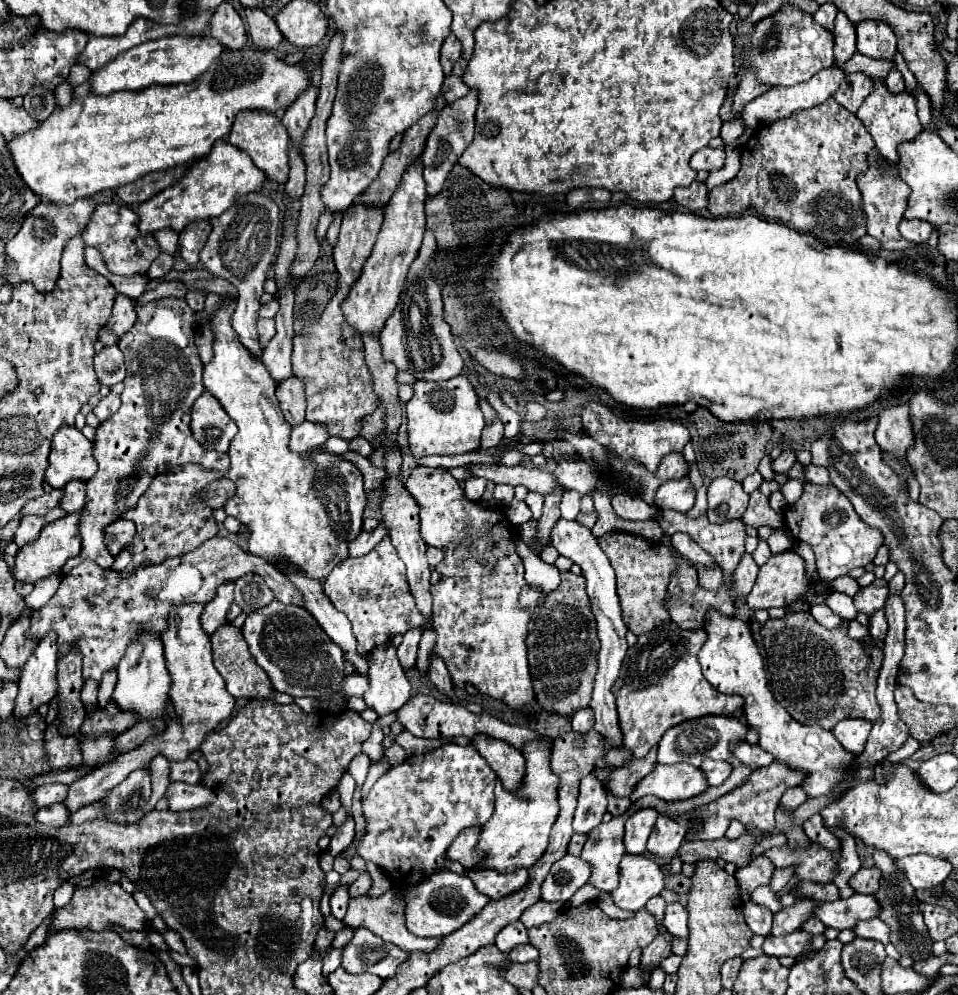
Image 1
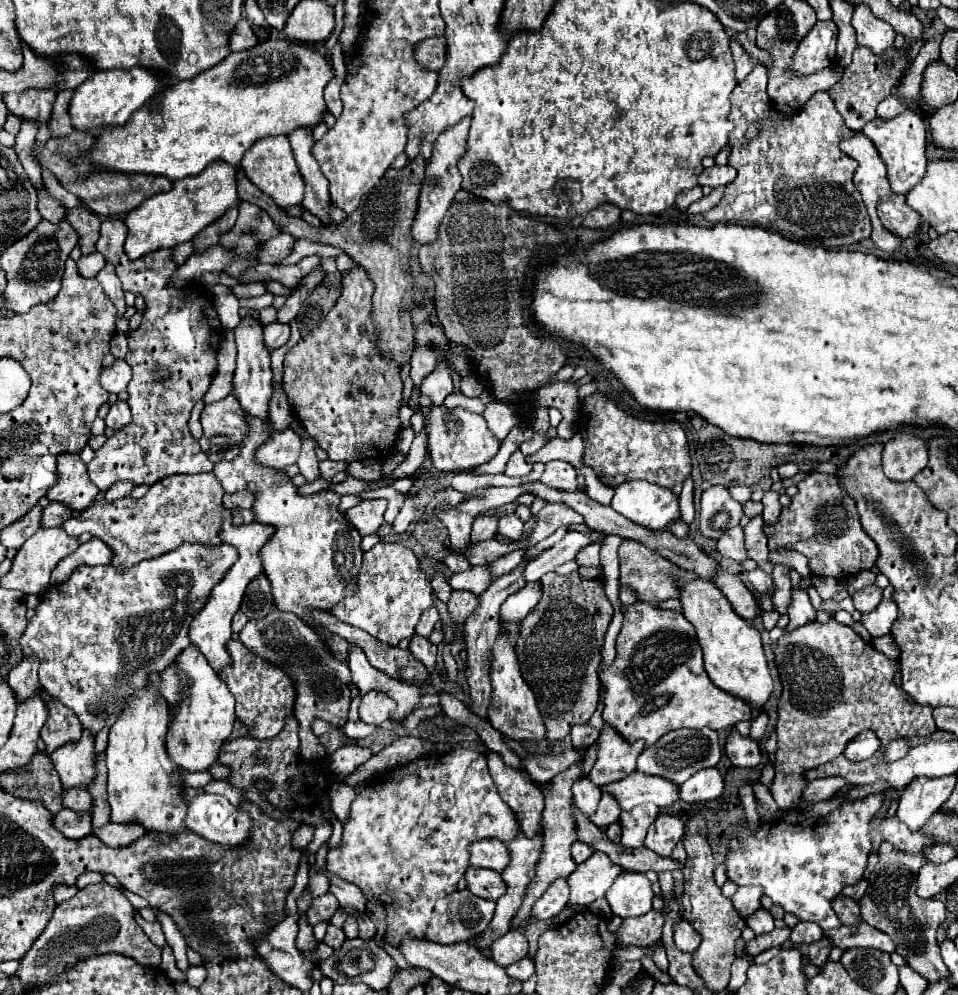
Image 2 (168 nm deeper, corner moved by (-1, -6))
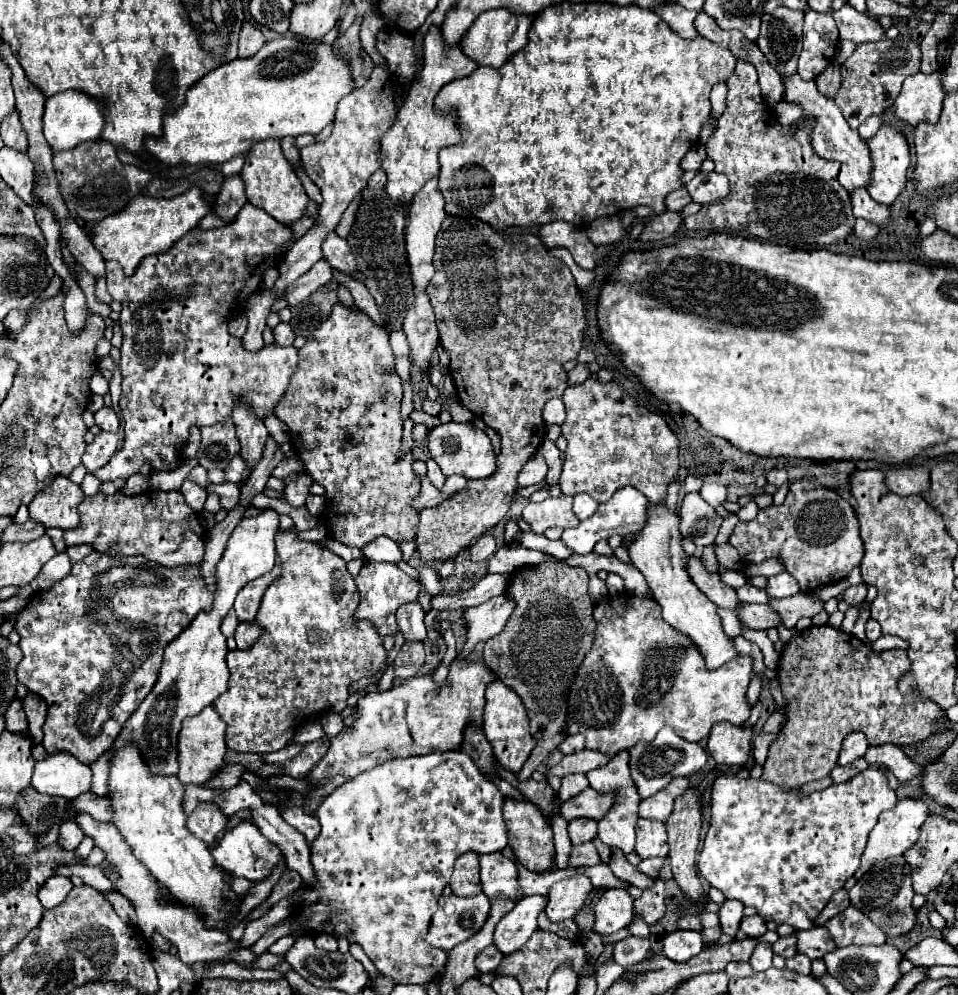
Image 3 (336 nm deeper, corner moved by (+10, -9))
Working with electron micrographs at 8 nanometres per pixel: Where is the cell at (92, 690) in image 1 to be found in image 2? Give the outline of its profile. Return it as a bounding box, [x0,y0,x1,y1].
[50,728,96,788]

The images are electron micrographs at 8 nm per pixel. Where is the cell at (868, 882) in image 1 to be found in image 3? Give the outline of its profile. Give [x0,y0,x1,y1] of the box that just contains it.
[815,889,851,927]

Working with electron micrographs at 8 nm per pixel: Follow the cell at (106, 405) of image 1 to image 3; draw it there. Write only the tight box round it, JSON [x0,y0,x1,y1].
[95,407,119,431]

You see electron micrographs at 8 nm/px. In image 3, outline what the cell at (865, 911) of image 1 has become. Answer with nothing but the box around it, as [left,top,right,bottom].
[699,769,897,929]

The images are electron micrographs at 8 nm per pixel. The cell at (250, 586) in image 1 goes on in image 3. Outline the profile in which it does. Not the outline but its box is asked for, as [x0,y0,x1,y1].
[235,557,281,621]

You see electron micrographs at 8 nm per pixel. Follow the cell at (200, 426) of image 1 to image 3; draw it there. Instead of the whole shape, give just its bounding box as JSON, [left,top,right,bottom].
[197,419,241,469]

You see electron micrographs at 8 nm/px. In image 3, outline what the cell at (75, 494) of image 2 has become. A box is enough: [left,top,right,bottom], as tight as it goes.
[29,477,85,529]

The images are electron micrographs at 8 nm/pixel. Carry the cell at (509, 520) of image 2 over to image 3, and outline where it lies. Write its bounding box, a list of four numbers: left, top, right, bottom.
[469,533,497,561]

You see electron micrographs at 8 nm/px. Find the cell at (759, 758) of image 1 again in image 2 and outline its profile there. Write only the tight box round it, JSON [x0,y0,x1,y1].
[726,730,762,768]

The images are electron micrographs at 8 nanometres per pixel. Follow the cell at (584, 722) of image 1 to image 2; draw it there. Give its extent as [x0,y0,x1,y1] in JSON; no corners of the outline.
[570,724,598,746]

